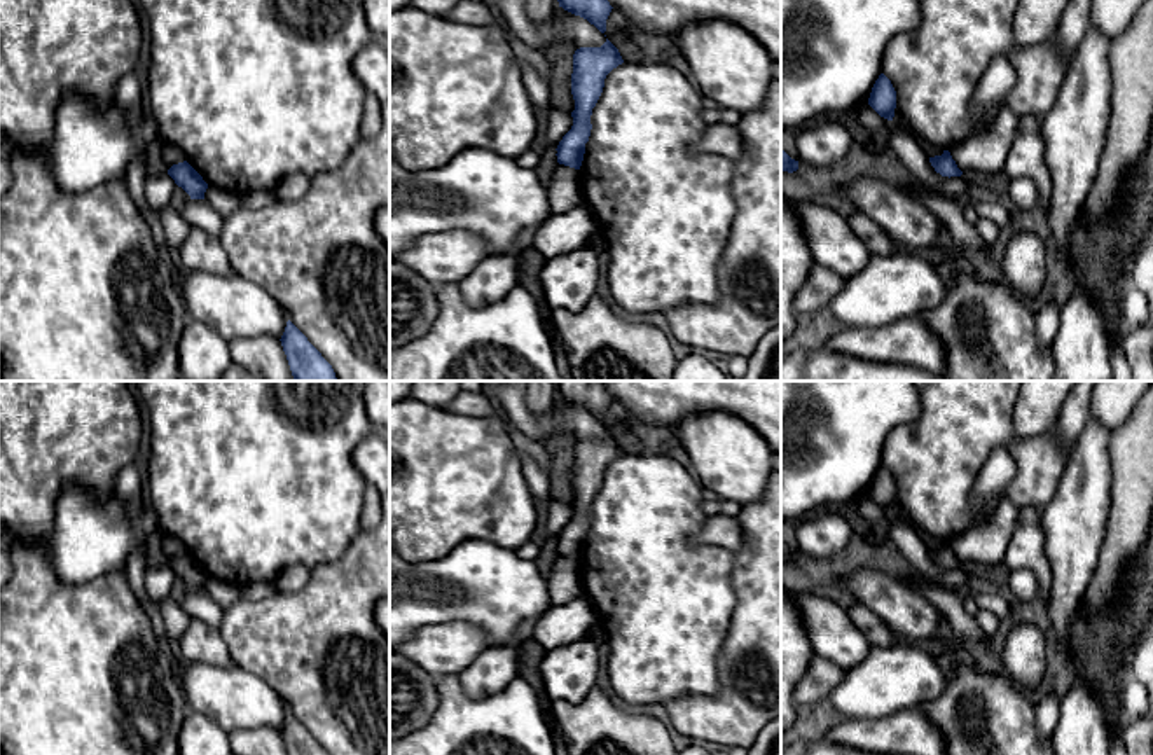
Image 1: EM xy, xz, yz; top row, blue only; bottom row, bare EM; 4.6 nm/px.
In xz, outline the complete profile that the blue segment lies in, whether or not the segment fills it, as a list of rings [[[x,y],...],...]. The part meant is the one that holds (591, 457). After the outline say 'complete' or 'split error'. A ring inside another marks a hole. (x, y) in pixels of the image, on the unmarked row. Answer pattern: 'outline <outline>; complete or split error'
outline [[[608,430],[601,439],[580,439],[575,442],[571,465],[573,517],[556,540],[559,556],[580,561],[592,521],[592,500],[603,484],[606,467],[622,454],[618,440]]]; complete

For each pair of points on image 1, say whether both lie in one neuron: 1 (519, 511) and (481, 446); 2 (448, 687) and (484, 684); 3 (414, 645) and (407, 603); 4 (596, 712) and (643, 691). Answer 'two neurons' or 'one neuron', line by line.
1: one neuron
2: two neurons
3: two neurons
4: two neurons

